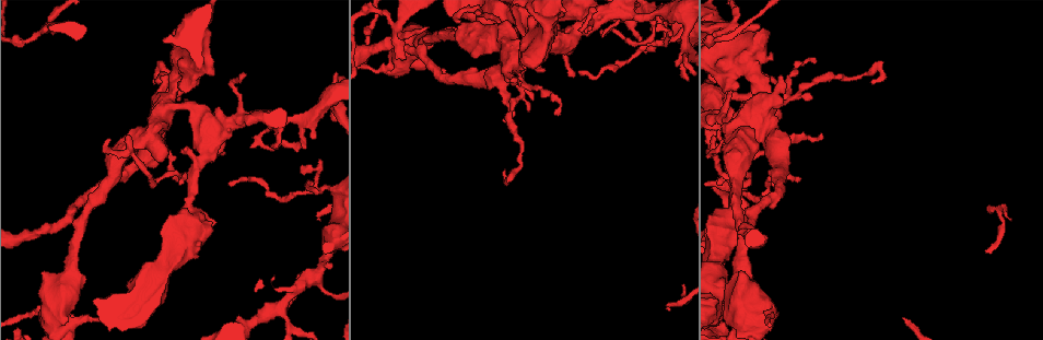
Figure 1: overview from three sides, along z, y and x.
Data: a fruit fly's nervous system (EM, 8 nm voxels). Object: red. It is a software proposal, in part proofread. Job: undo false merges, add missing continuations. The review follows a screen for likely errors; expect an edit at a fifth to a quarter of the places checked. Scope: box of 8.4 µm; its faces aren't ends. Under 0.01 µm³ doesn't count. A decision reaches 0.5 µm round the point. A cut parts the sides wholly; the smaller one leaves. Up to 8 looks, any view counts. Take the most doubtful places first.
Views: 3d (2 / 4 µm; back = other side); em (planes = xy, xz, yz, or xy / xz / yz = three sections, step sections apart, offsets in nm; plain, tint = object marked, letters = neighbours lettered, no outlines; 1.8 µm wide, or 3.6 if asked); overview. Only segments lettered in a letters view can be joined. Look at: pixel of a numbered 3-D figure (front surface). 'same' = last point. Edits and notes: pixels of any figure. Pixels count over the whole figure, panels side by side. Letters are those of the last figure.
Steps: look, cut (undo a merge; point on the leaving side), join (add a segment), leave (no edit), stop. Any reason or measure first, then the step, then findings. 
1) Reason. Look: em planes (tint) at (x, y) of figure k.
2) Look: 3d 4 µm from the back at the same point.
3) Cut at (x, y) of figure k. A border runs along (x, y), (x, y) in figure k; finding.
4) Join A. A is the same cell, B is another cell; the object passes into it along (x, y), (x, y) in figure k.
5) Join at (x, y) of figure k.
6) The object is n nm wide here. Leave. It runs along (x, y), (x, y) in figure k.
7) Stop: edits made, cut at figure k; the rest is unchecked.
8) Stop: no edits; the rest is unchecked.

Calibre changes. Look: 3d 2 µm at (378, 69) of figure 1.

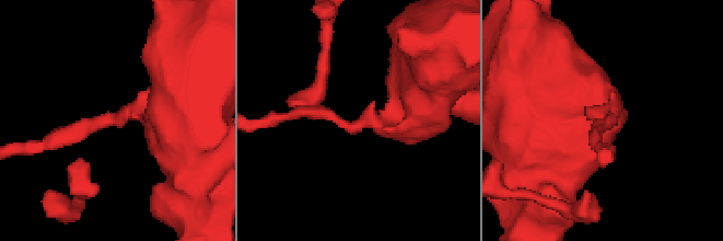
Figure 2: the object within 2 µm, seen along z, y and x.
Shape alone is not enough. Look: em xy step 4 (tint) at (360, 122) of figure 2.

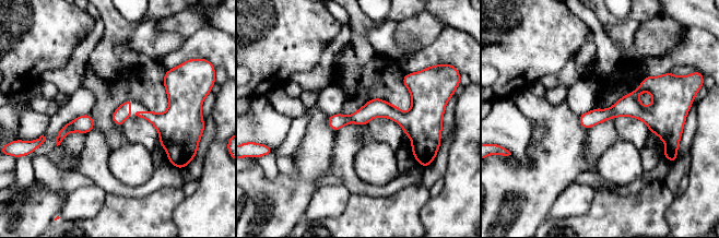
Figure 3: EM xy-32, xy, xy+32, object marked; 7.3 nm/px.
Look: em planes (letters) at the same point.

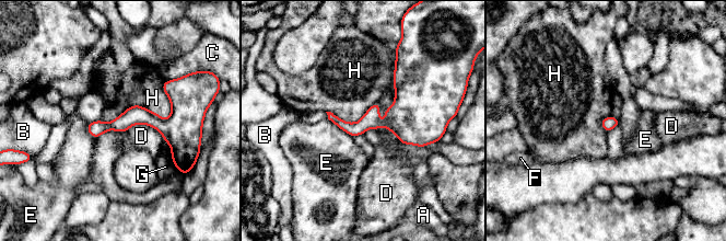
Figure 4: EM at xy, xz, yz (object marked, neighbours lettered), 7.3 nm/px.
The object is 100 nm wide here. Leave. A, B, C, D, E, F, G and H are other cells; it runs along (184, 117), (90, 129) in figure 4; all the same neuron.

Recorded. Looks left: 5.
An open end. Look: 3d 2 µm at (757, 24) of figure 1.

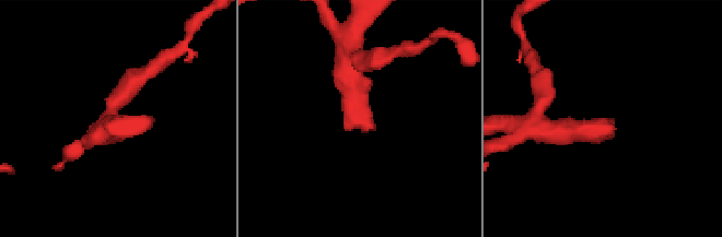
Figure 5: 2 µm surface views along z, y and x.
Look: em planes (letters) at (371, 128) of figure 5.

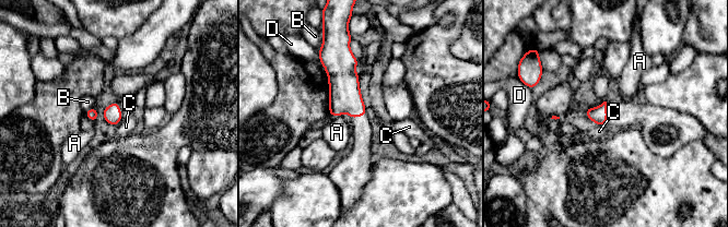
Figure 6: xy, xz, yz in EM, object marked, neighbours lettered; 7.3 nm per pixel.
The object is 120 nm wide here. Leave. A, B, C and D are other cells; a border runs along (595, 123), (606, 126) in figure 6; none of them fits.

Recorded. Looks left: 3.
Sharp bend. Look: em planes (tint) at (240, 111) of figure 1.

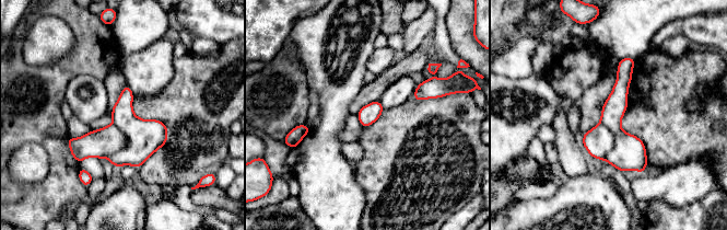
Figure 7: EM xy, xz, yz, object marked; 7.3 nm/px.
See the neighbours. Look: em planes (letters) at the same point.

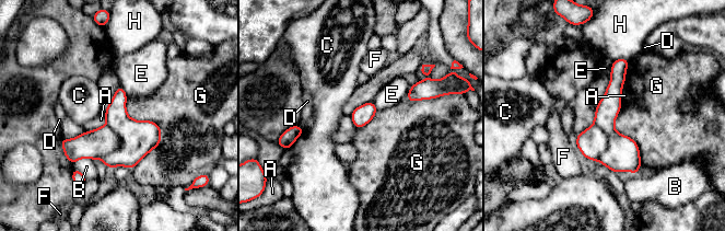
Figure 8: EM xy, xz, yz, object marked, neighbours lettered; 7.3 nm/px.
The object is 140 nm wide here. Cut at (101, 141) of figure 8. A, B, C, D, E, F, G and H are other cells; a border runs along (107, 124), (120, 143), (100, 157) in figure 8; a second neuron is stuck on.

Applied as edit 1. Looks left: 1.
Stop: edits made, cut at figure 8; the rest is unchecked.

